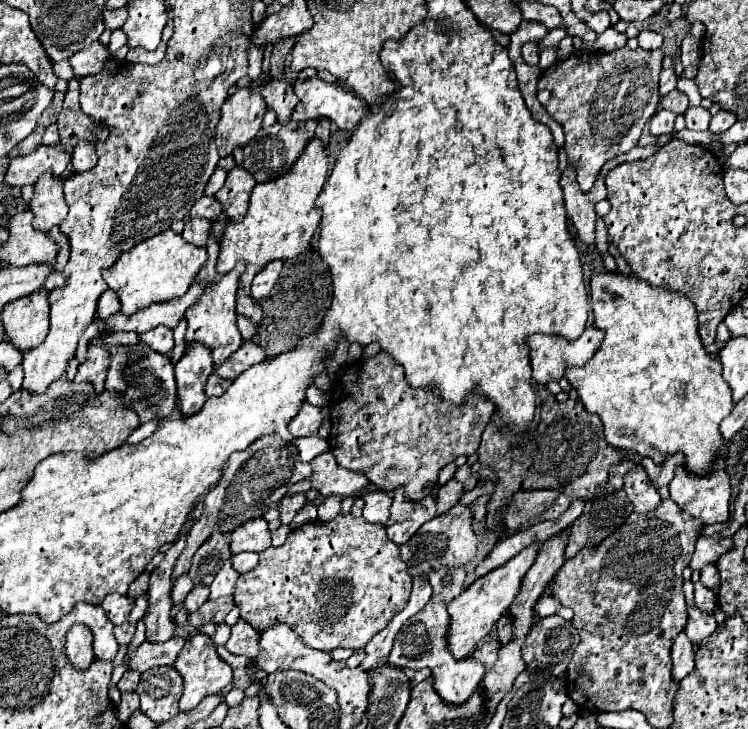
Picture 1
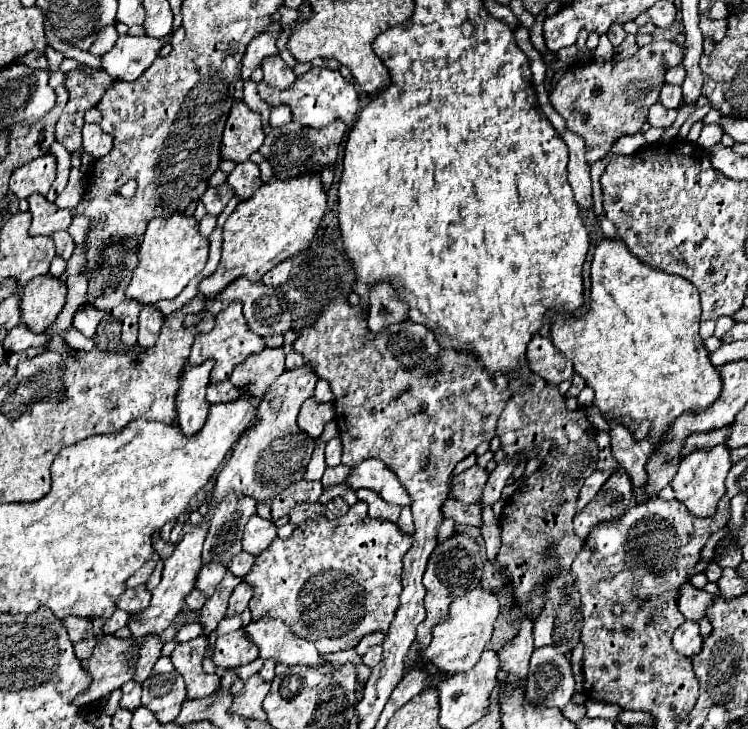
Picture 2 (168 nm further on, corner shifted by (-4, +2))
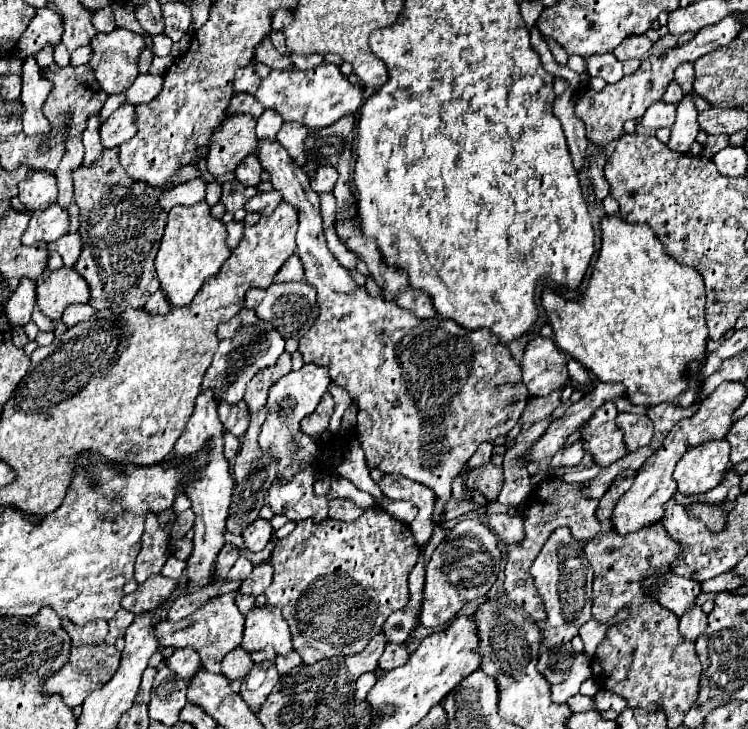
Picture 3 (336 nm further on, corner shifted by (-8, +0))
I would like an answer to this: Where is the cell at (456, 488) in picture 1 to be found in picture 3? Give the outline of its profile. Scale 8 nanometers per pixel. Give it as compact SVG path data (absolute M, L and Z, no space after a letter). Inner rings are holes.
M491 463L483 465L479 469L471 469L467 473L465 487L469 493L479 491L481 495L485 495L487 501L497 501L499 491L503 487L503 469L491 465Z

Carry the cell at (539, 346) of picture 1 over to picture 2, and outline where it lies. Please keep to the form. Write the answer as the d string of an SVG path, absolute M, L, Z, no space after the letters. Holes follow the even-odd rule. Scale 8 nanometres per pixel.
M535 335L527 345L525 357L529 369L543 377L547 383L557 385L563 381L571 381L574 375L572 362L553 347L549 337Z

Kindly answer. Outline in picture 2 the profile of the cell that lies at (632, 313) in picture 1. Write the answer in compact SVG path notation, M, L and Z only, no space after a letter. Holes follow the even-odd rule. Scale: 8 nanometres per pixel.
M603 239L593 255L593 263L591 263L591 305L583 315L557 315L553 319L551 325L551 341L555 347L559 347L561 353L565 353L571 361L575 371L585 379L587 387L591 387L595 391L595 401L593 405L597 405L603 411L603 417L607 421L619 421L621 425L625 425L629 431L635 431L639 427L641 421L649 419L651 421L651 429L649 429L649 437L657 443L663 433L669 429L669 425L673 423L673 419L677 419L681 413L685 411L703 411L707 409L721 391L721 379L719 379L719 371L711 365L709 361L709 351L703 347L703 341L699 337L699 319L701 319L701 303L699 303L699 291L695 289L695 285L691 285L687 279L667 273L663 269L655 269L643 261L639 261L627 247L625 241L621 239Z

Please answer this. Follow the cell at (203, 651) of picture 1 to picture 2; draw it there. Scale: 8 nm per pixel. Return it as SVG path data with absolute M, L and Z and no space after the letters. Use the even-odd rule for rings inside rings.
M201 635L197 639L191 639L187 643L181 643L175 647L175 651L171 653L171 661L175 665L175 669L183 675L185 685L187 685L187 697L189 699L201 699L211 695L217 685L219 685L219 677L217 675L209 675L203 671L201 661L203 661L203 653L207 649L207 637Z

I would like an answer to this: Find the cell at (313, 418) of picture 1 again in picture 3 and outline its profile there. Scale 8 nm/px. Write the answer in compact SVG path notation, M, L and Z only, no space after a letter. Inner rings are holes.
M325 393L319 407L309 417L305 417L301 421L301 431L311 435L311 437L319 437L327 429L331 413L333 413L333 399L329 393Z

